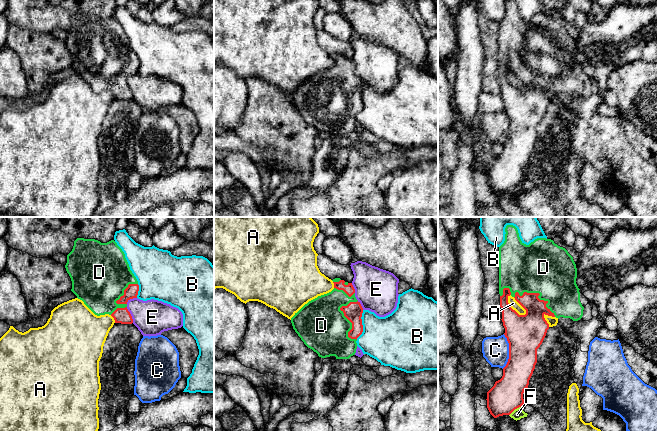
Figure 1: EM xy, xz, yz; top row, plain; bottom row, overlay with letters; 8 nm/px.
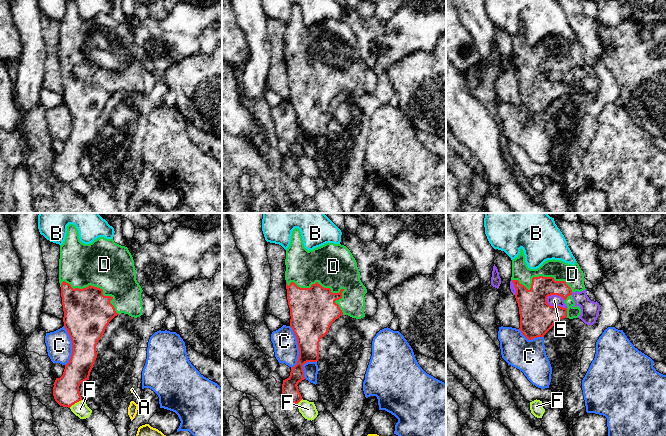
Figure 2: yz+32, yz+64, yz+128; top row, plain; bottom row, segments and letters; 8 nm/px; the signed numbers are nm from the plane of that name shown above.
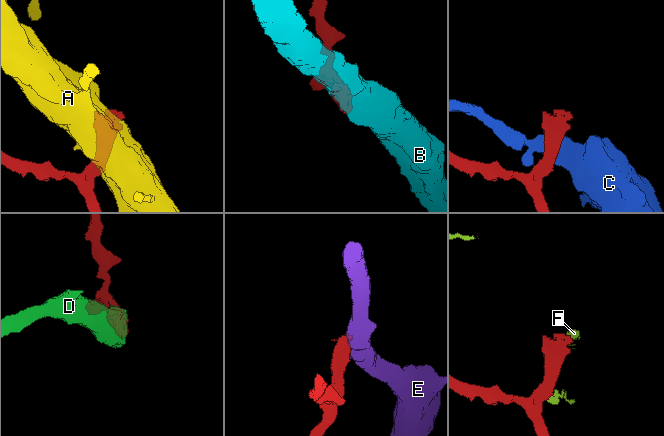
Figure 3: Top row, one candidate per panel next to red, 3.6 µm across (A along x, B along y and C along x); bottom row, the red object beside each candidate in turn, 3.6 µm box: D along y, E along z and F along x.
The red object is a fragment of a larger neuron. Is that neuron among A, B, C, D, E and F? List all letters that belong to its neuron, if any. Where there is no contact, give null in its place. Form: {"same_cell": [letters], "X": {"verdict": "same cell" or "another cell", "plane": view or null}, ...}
{"same_cell": ["D"], "A": {"verdict": "another cell", "plane": "yz"}, "B": {"verdict": "another cell", "plane": "xz"}, "C": {"verdict": "another cell", "plane": "yz"}, "D": {"verdict": "same cell", "plane": "yz"}, "E": {"verdict": "another cell", "plane": "xy"}, "F": {"verdict": "another cell", "plane": "yz"}}

